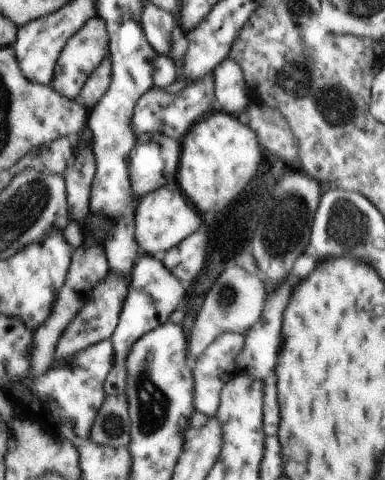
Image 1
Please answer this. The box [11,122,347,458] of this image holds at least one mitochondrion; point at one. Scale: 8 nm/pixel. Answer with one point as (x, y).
(152, 402)

